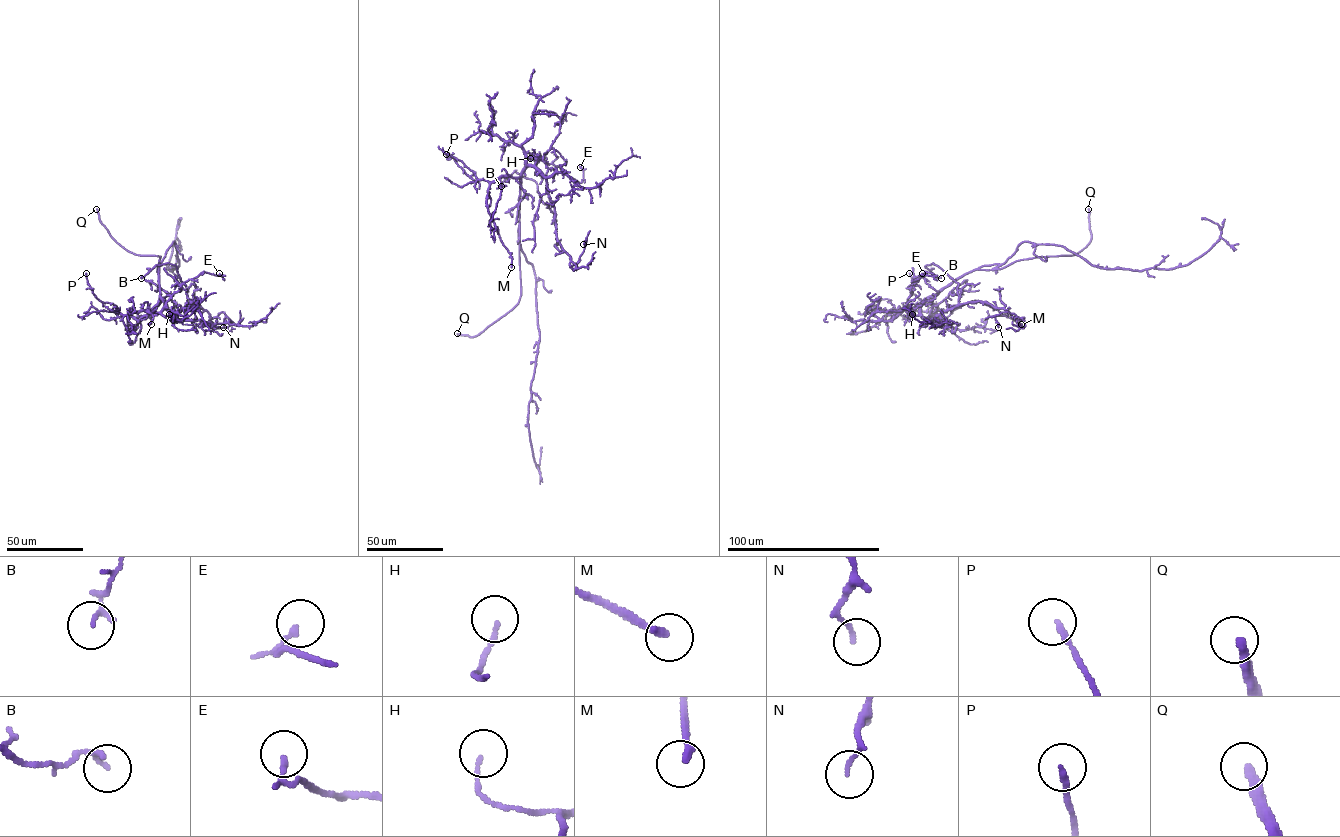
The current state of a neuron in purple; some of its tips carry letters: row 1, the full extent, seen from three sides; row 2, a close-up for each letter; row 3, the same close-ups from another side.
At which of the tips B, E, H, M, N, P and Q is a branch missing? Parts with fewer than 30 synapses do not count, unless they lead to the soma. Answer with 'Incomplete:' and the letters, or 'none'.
Incomplete: Q

